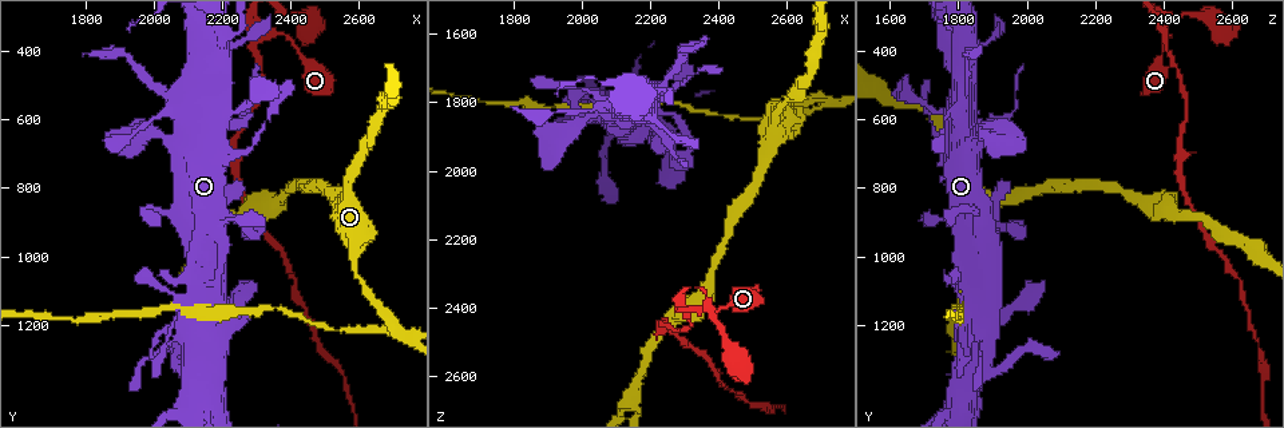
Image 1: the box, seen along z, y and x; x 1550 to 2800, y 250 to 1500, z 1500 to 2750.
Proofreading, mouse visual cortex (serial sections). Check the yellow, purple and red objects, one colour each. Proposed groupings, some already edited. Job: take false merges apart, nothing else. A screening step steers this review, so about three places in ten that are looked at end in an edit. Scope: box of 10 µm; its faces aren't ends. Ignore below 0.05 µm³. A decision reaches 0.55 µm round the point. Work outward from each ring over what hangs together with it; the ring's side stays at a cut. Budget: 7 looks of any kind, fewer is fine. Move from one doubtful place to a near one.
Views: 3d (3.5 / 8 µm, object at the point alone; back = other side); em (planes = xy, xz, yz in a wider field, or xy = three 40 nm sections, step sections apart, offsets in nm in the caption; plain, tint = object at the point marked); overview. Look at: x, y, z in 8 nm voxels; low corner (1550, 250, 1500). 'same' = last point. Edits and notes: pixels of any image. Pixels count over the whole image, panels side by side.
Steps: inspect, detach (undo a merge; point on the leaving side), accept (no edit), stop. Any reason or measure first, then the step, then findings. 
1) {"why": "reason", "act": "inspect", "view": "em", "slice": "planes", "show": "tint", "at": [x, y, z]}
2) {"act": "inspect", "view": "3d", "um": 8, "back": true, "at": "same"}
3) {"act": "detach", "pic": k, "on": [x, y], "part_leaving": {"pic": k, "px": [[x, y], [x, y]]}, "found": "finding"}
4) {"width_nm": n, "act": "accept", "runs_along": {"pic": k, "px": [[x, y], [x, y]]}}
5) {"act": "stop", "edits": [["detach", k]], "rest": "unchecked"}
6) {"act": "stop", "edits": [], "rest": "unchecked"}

{"why": "side arm on a straight run", "act": "inspect", "view": "3d", "um": 3.5, "at": [2320, 340, 2400]}

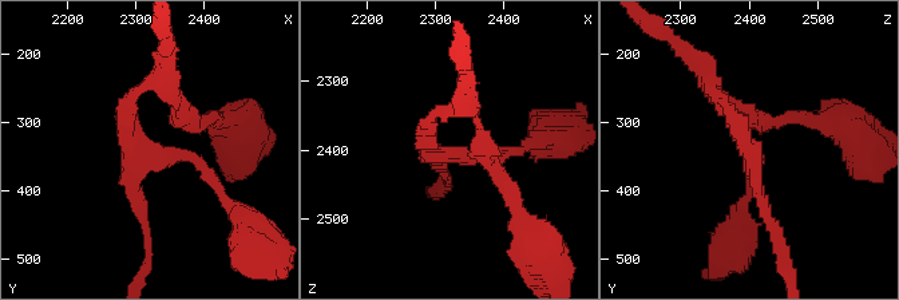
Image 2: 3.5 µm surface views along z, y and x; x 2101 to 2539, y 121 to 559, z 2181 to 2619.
{"arms": 3, "arm_widths_nm": [150, 150, 200], "why": "need the tissue", "act": "inspect", "view": "em", "slice": "xy", "step": 5, "show": "tint", "at": [2325, 345, 2410]}

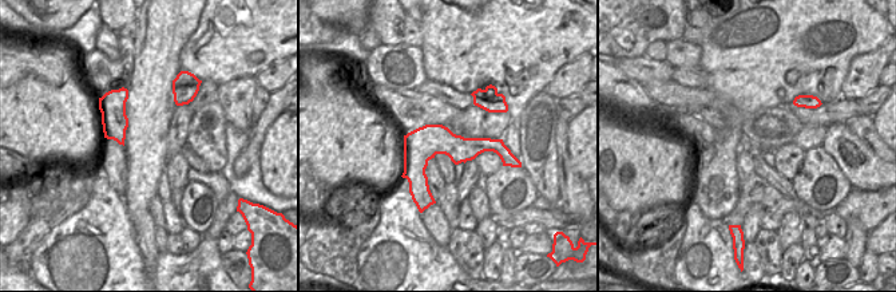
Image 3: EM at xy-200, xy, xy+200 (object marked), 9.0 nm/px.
{"width_nm": 300, "act": "accept", "runs_along": {"pic": 3, "px": [[504, 156], [495, 146], [433, 146], [407, 174]]}, "found": "one cell here"}

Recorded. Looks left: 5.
{"why": "narrows sharply", "act": "inspect", "view": "3d", "um": 3.5, "at": [2200, 900, 1910]}

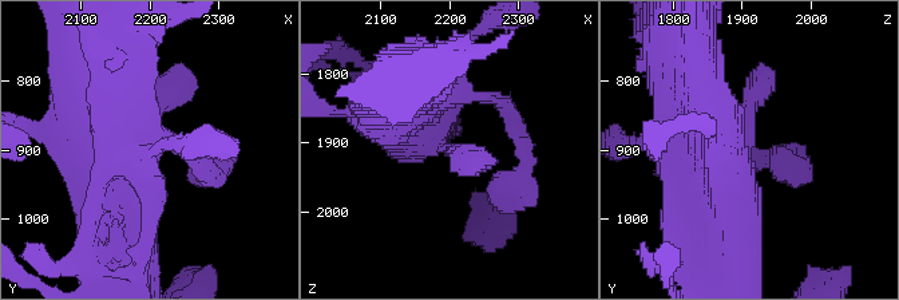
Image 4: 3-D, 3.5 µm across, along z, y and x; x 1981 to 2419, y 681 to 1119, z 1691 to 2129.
{"act": "inspect", "view": "em", "slice": "xy", "step": 5, "show": "tint", "at": [2195, 895, 1905]}

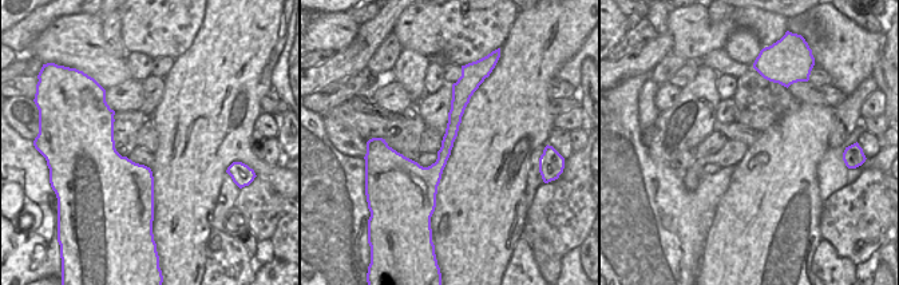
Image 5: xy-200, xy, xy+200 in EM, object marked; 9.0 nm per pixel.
{"act": "accept", "runs_along": {"pic": 5, "px": [[463, 83], [432, 194]]}, "found": "one cell here"}

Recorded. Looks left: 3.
{"why": "three-way junction", "act": "inspect", "view": "3d", "um": 8, "at": [2710, 1220, 1790]}

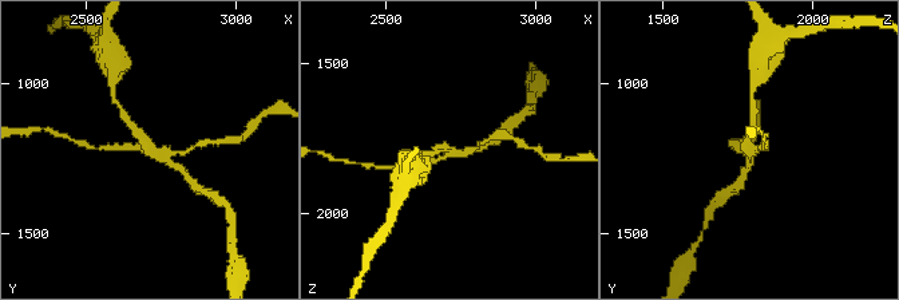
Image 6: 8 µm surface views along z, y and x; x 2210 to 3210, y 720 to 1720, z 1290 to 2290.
{"why": "zoom in", "act": "inspect", "view": "3d", "um": 3.5, "at": "same"}

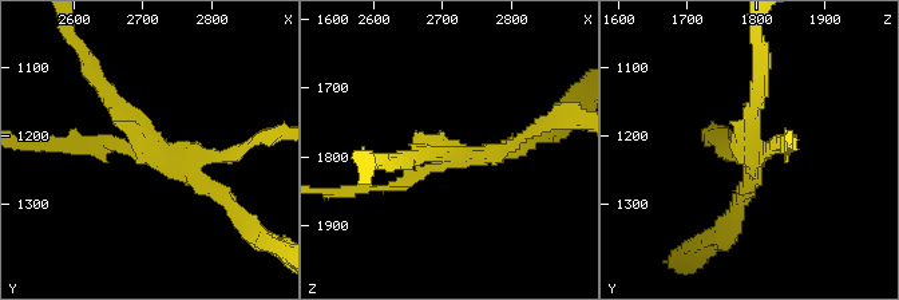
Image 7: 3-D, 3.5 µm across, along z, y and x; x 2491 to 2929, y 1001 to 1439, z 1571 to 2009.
{"arms": 3, "arm_widths_nm": [150, 200, 200], "act": "inspect", "view": "em", "slice": "xy", "step": 1, "show": "tint", "at": [2710, 1210, 1790]}

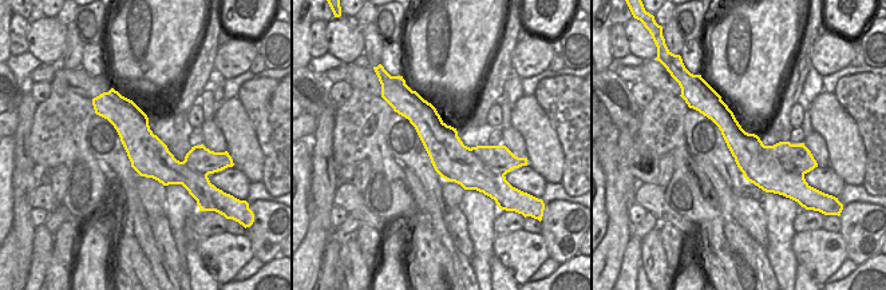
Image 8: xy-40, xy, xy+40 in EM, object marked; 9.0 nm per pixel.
{"act": "detach", "pic": 7, "on": [538, 122], "part_leaving": {"pic": 7, "px": [[442, 165], [384, 189], [335, 193]]}, "found": "a second cell is stuck on"}

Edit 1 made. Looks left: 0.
{"act": "stop", "edits": [["detach", 7]], "rest": "unchecked"}

